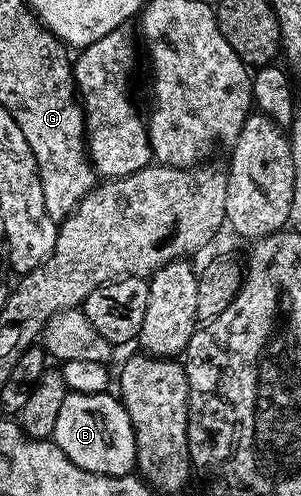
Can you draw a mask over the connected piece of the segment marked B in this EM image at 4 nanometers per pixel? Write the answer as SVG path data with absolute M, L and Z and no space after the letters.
M69 392L62 403L62 411L58 411L58 423L54 423L51 440L82 471L90 471L107 477L126 477L136 469L136 440L134 427L130 423L130 415L119 398L111 392L74 393Z

